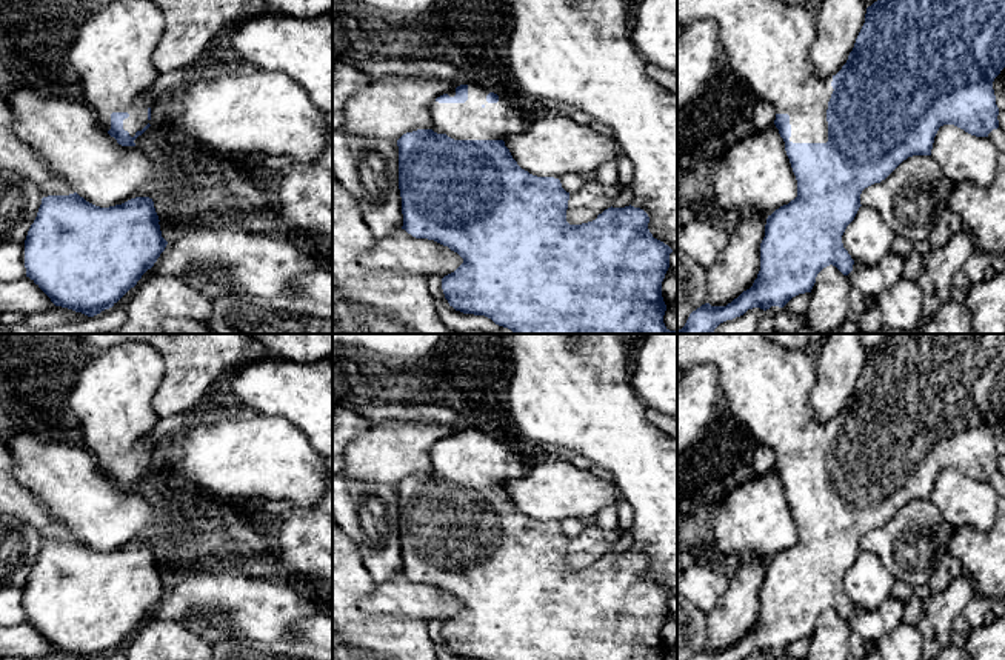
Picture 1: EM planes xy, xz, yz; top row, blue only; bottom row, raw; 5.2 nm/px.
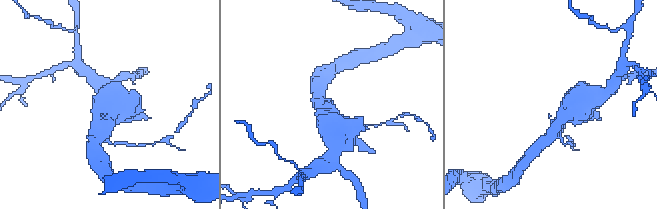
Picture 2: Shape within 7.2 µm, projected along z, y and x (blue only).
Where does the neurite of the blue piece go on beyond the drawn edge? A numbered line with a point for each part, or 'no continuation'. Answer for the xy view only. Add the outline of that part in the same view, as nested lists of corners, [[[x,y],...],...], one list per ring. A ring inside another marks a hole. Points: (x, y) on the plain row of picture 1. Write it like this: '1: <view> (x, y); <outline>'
1: xy (113, 399); [[[128,342],[94,351],[83,363],[78,380],[69,395],[69,406],[82,428],[85,449],[98,462],[105,475],[111,474],[112,457],[128,457],[123,474],[131,482],[148,468],[148,452],[139,446],[160,417],[152,409],[152,398],[163,380],[165,363],[162,355],[149,345]]]

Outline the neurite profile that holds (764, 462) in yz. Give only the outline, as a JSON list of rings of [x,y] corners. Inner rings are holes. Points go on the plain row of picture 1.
[[[759,443],[754,451],[753,469],[756,477],[766,475],[774,469],[776,454],[766,445]]]

